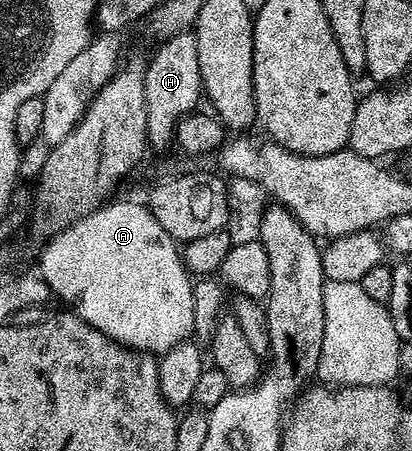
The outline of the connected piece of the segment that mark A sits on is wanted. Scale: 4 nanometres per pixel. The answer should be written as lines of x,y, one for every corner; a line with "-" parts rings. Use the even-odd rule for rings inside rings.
110,201
71,223
44,243
39,277
51,288
54,299
66,302
91,328
99,328
120,346
160,356
186,341
193,329
193,282
185,269
178,243
155,220
148,205

